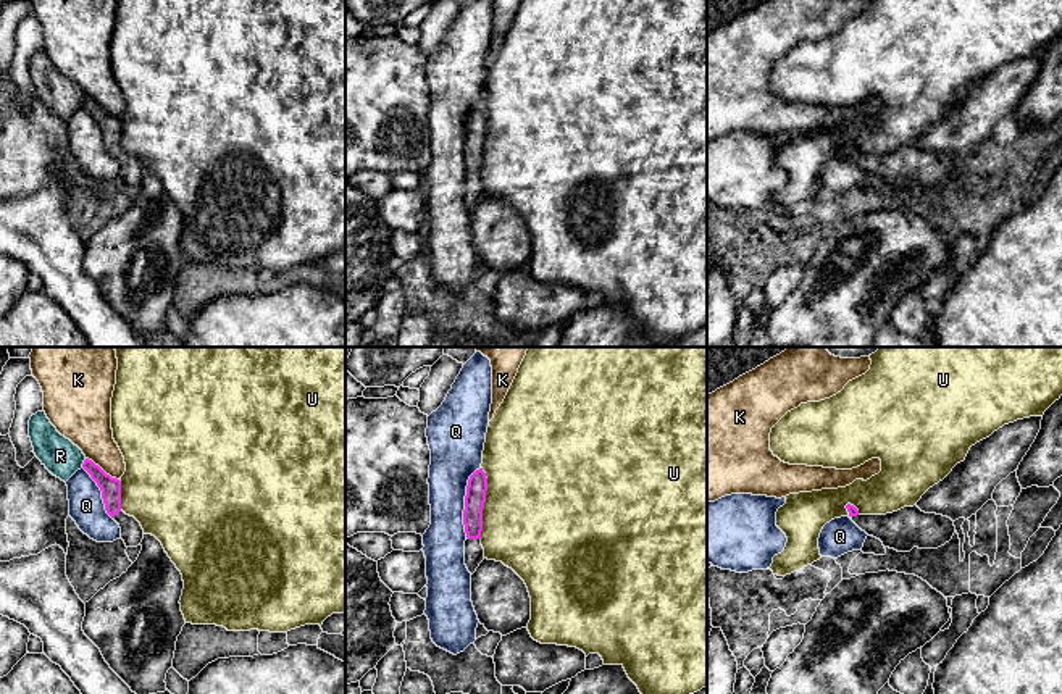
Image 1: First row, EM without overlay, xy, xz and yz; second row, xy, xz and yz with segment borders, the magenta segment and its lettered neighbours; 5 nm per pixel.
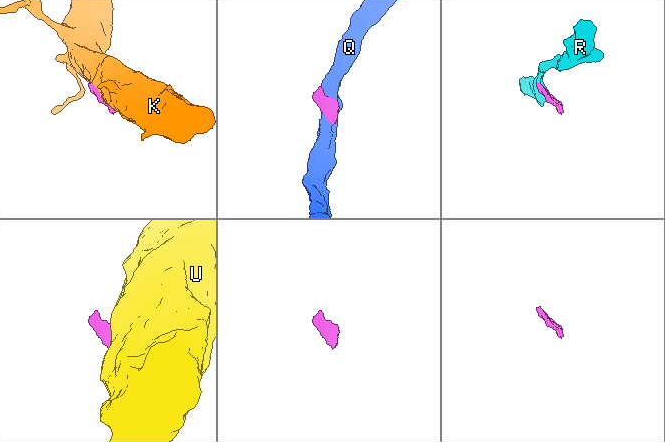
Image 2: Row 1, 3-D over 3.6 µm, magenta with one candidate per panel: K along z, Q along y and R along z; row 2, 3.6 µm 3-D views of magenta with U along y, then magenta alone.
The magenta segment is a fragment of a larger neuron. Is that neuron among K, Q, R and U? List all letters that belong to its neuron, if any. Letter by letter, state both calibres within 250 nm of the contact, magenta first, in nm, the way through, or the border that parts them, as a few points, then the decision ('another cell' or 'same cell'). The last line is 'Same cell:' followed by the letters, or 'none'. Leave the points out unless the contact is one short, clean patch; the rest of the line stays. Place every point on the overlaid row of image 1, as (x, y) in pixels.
K: calibres 100 and 240 nm; another cell
Q: calibres 100 and 260 nm; another cell
R: calibres 100 and 180 nm; another cell
U: calibres 100 and 500 nm; border xz (481, 467), (486, 476), (486, 501), (480, 538); another cell
Same cell: none

